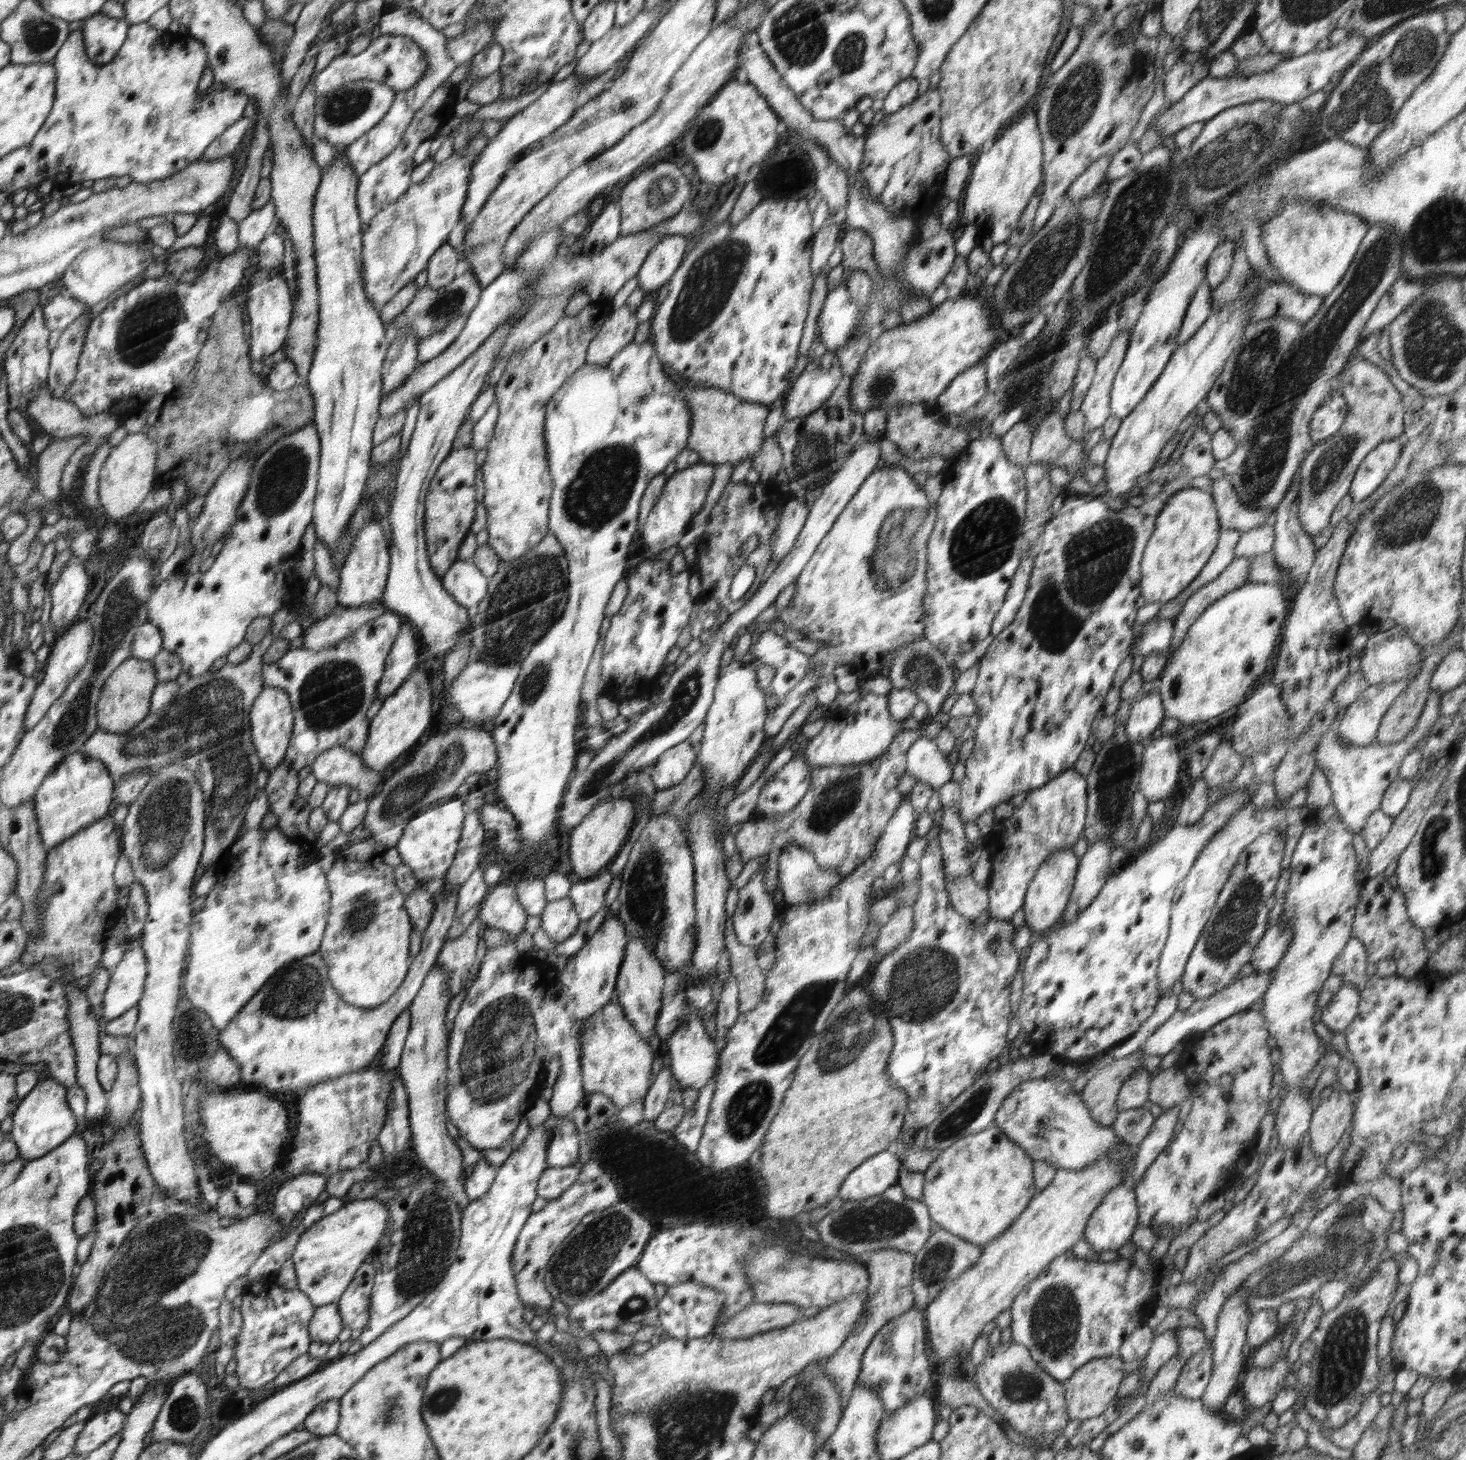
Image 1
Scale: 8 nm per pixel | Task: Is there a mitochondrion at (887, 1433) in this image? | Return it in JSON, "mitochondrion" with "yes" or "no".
{"mitochondrion":"no"}

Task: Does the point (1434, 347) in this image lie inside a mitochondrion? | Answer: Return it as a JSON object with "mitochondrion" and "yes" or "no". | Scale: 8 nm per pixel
{"mitochondrion":"yes"}

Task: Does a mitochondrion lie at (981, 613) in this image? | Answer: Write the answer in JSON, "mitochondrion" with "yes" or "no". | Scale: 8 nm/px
{"mitochondrion":"no"}

